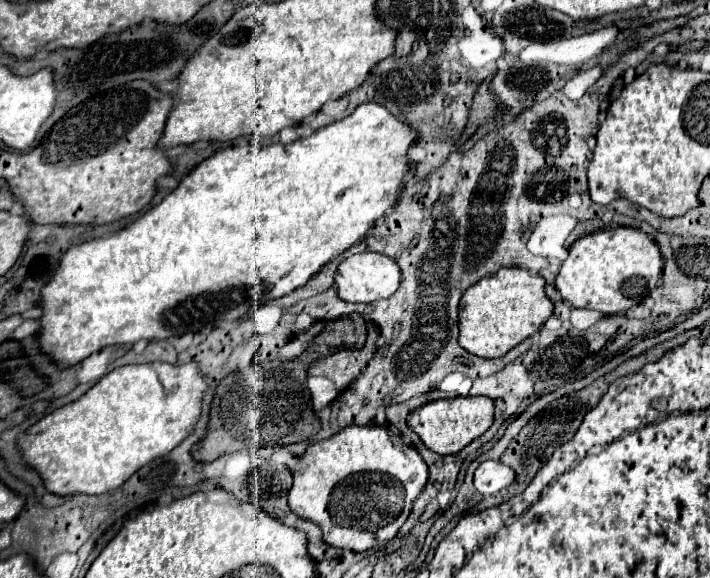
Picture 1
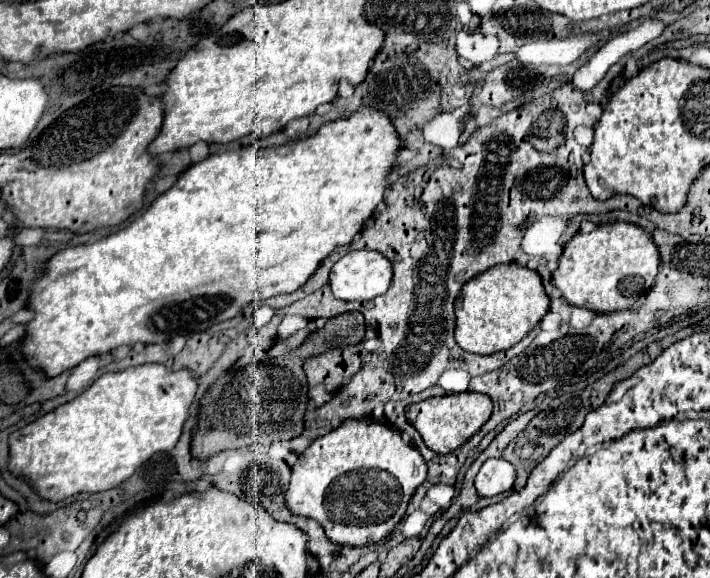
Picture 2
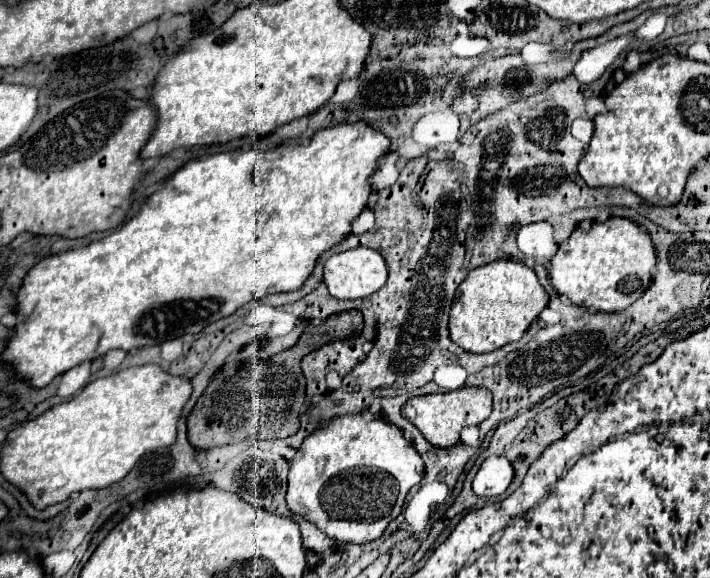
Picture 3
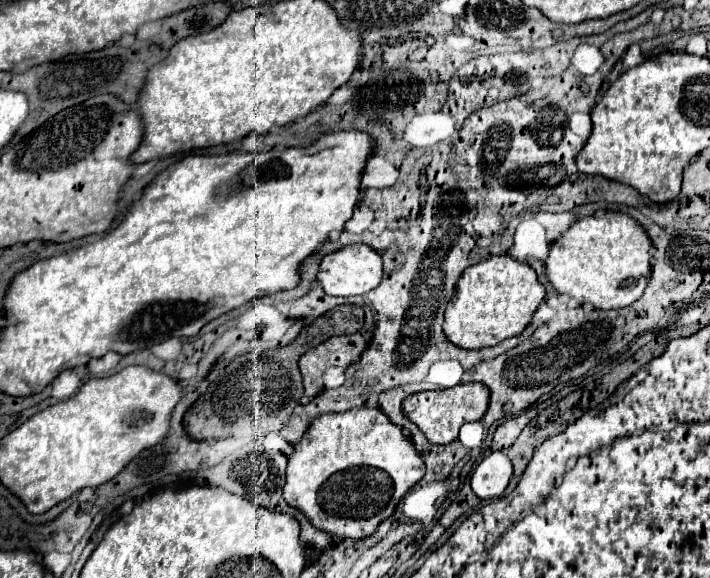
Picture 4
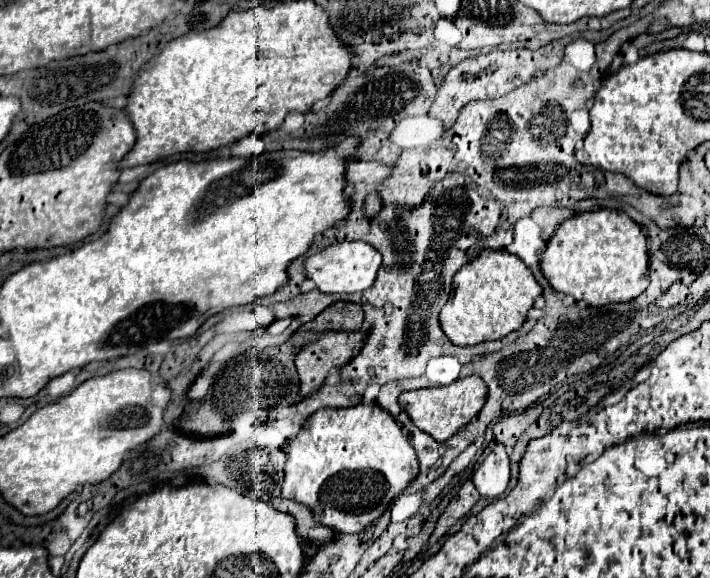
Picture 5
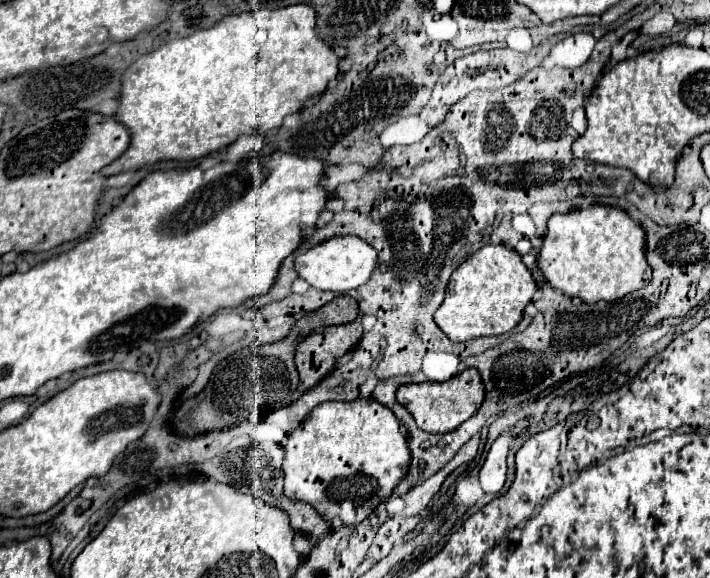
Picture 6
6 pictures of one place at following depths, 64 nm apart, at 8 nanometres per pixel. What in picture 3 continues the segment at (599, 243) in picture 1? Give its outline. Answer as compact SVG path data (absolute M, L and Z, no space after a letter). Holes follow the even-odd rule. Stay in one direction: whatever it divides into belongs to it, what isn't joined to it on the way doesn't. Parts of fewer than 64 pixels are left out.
M608 218L606 222L592 222L590 230L580 230L580 226L576 226L570 238L558 244L558 252L550 260L548 276L558 294L568 296L572 304L602 312L618 312L632 306L646 292L646 288L652 282L654 266L656 266L656 254L650 236L636 222L628 218Z

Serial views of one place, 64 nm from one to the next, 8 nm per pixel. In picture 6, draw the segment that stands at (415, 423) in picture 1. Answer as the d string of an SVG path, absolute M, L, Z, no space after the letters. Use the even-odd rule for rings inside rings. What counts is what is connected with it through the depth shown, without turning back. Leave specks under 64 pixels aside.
M468 368L464 372L454 374L452 378L444 382L420 382L420 384L400 384L396 390L396 400L414 416L416 424L426 432L452 432L458 428L464 420L468 420L472 414L478 412L482 400L484 400L484 384L480 380L480 374L476 368Z

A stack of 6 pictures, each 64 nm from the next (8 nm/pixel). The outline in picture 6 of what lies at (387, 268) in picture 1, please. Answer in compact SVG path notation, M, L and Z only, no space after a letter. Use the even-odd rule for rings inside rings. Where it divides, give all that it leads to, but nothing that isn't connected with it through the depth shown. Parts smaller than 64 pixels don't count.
M348 234L348 236L332 236L312 248L304 250L302 254L298 254L294 258L294 270L310 286L314 286L318 290L330 290L330 292L342 294L342 292L362 286L370 278L376 262L378 262L376 250L362 238Z

